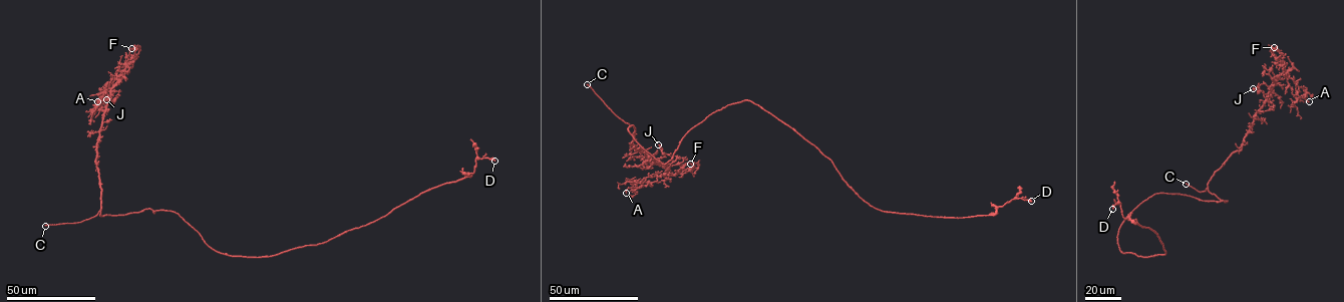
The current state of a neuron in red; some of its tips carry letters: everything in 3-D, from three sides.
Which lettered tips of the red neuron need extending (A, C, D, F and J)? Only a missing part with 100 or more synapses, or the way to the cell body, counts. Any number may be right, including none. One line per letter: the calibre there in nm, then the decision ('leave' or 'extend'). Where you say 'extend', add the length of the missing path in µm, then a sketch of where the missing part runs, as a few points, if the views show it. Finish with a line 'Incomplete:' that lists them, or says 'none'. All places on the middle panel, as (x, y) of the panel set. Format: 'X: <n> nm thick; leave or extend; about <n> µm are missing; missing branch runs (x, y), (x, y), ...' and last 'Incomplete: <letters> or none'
A: 90 nm thick; leave
C: 200 nm thick; extend; about 15 µm are missing
D: 200 nm thick; leave
F: 100 nm thick; leave
J: 110 nm thick; leave
Incomplete: C

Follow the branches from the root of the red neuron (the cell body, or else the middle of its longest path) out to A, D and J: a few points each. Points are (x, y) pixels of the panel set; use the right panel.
A: (1137, 206), (1163, 193), (1228, 201), (1210, 193), (1208, 182), (1241, 148), (1275, 80), (1292, 78), (1309, 101)
D: (1137, 206), (1118, 231), (1119, 250), (1145, 257), (1164, 255), (1155, 232), (1122, 217), (1119, 203), (1112, 209)
J: (1137, 206), (1163, 193), (1228, 201), (1211, 194), (1208, 183), (1241, 148), (1265, 101), (1267, 94), (1253, 88)

